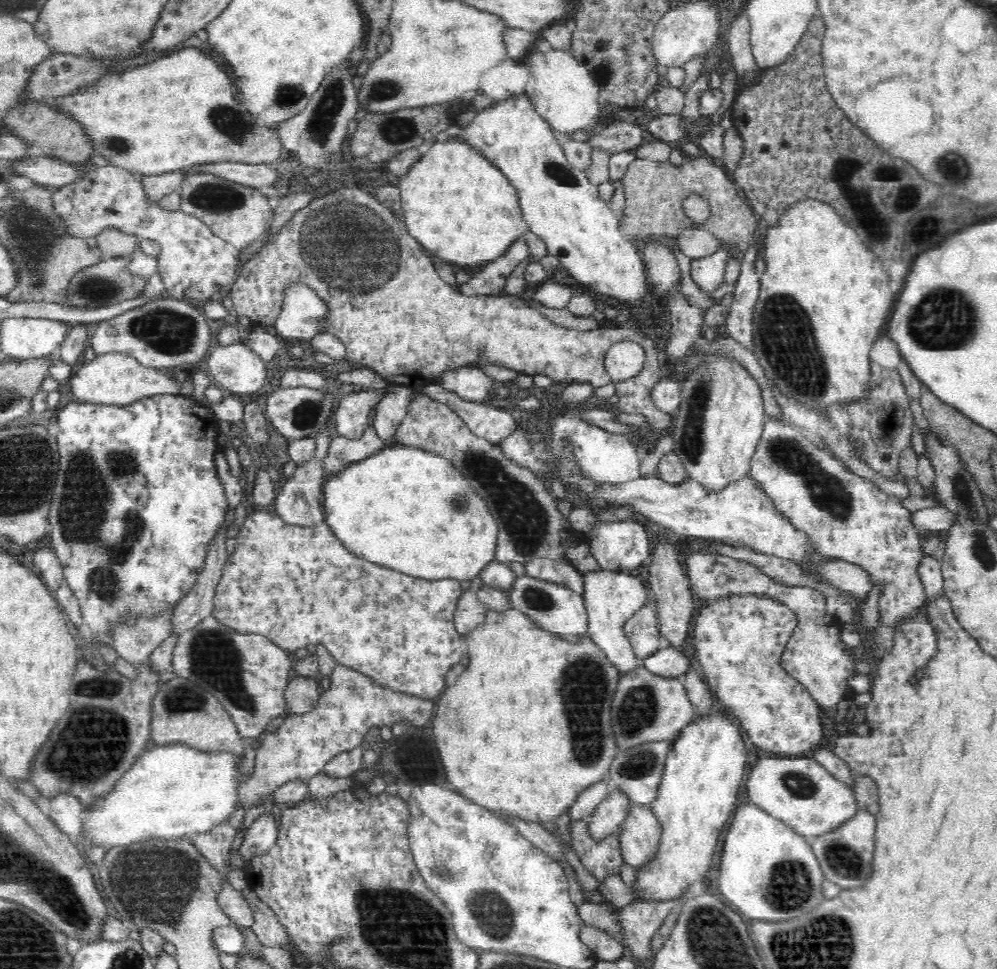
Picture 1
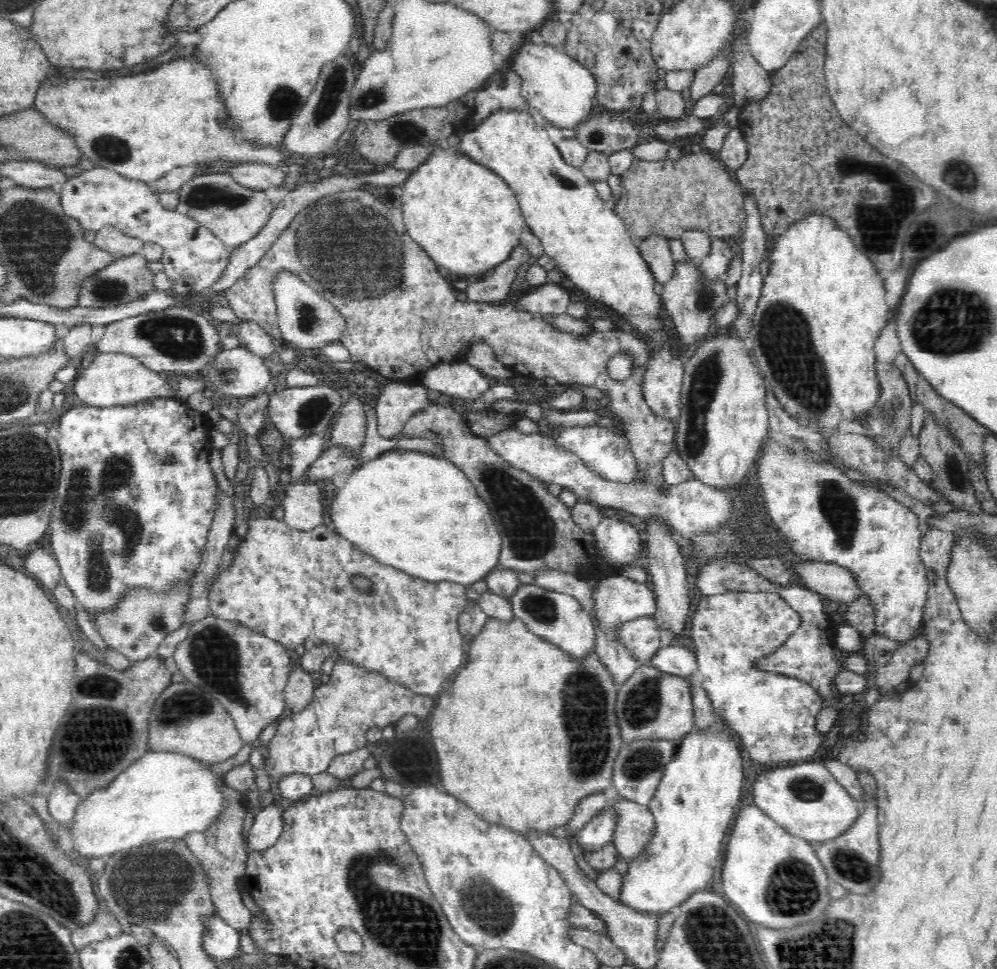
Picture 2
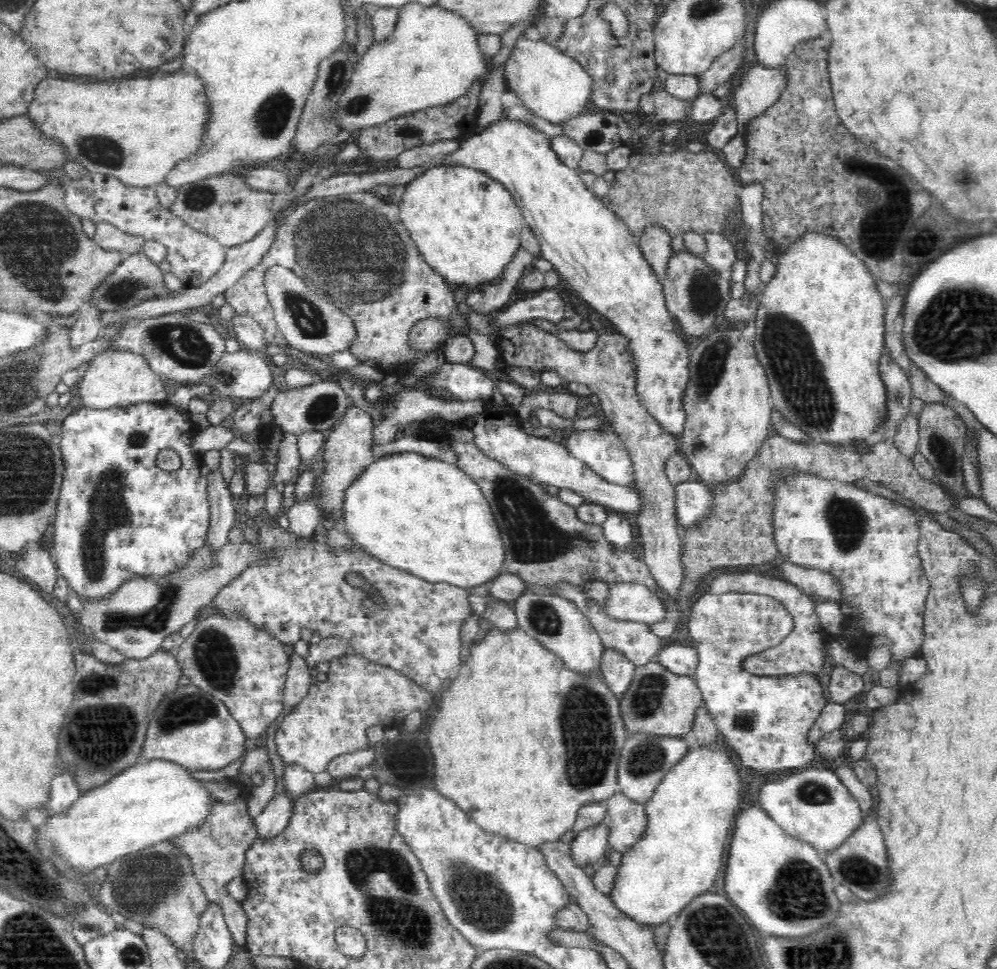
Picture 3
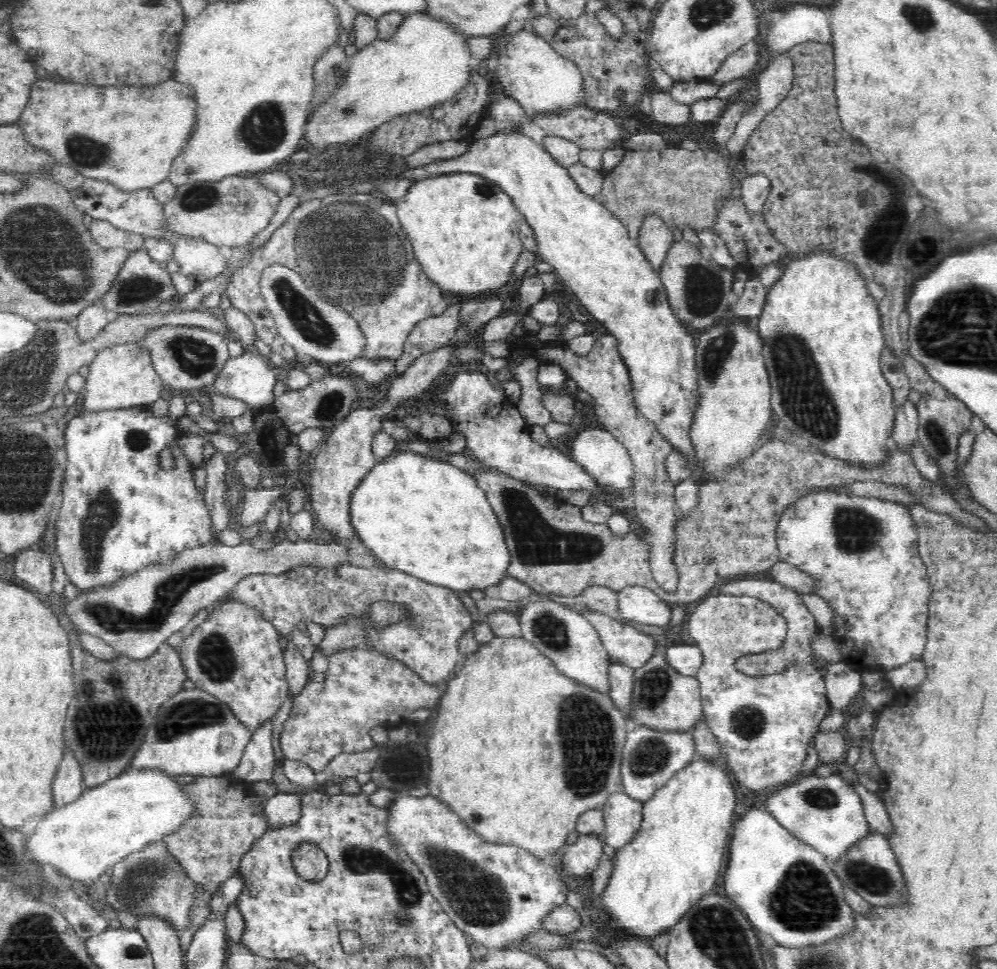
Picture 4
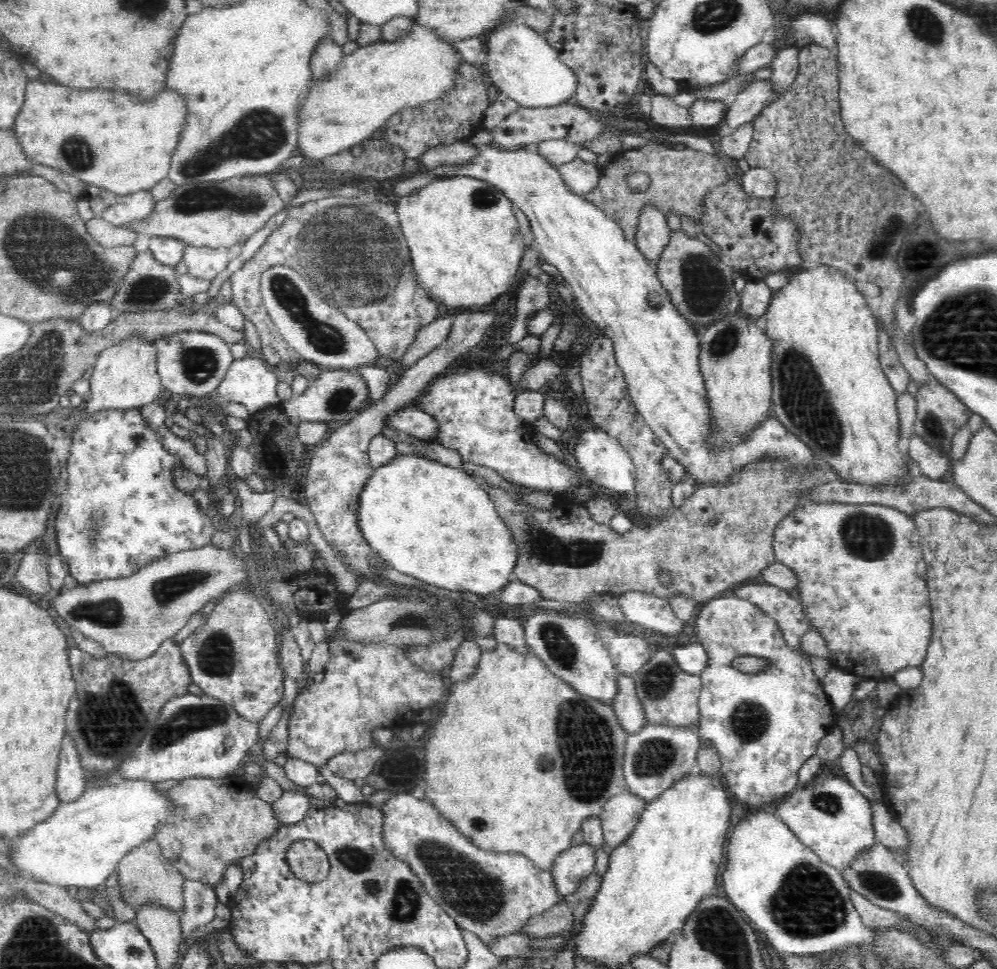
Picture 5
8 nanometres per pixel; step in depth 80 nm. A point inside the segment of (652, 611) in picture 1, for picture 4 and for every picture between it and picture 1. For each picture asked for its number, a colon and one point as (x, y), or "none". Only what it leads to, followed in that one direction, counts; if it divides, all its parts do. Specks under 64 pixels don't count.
2: (641, 637)
3: (635, 640)
4: (628, 647)

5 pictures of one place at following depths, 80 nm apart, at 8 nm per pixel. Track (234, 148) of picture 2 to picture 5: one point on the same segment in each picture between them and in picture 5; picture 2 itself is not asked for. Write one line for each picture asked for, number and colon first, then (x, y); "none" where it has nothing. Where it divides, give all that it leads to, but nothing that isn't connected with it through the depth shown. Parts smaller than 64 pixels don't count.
3: (136, 130)
4: (127, 138)
5: (102, 138)

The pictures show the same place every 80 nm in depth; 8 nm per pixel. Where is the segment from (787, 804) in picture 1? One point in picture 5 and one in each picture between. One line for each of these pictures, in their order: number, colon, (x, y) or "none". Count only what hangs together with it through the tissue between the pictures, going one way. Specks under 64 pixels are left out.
2: (805, 799)
3: (811, 804)
4: (827, 813)
5: (833, 819)

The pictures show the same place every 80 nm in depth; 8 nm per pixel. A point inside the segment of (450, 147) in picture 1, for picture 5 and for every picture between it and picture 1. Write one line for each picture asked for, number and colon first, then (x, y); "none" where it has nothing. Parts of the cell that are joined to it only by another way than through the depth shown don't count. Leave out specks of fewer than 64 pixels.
2: (467, 220)
3: (466, 226)
4: (465, 232)
5: (465, 247)

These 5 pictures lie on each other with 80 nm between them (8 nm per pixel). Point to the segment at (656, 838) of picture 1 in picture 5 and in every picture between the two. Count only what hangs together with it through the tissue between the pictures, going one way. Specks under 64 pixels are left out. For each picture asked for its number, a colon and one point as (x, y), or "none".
2: (635, 825)
3: (626, 820)
4: (622, 814)
5: (622, 814)

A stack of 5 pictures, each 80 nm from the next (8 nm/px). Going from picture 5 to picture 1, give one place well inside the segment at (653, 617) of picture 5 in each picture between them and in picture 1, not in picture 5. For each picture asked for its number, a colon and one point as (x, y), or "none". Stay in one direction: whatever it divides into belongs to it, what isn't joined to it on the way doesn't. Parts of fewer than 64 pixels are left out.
1: (610, 597)
2: (616, 600)
3: (630, 601)
4: (638, 604)

